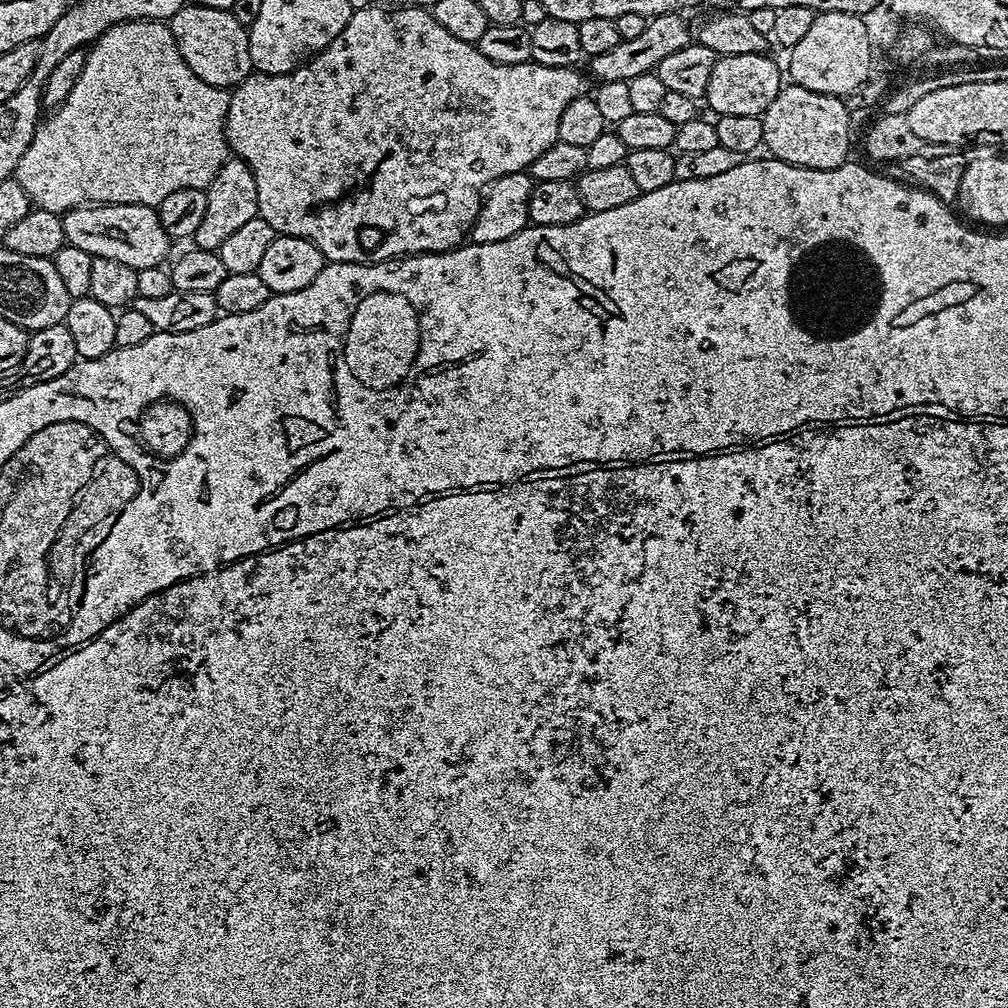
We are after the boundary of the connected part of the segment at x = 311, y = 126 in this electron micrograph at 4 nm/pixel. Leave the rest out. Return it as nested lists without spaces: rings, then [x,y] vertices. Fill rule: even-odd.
[[[373,6],[371,8],[358,8],[353,11],[350,22],[346,22],[342,34],[338,34],[338,38],[334,38],[334,42],[327,44],[322,51],[316,53],[315,56],[301,64],[300,67],[294,69],[293,72],[278,74],[277,76],[249,74],[243,82],[231,89],[228,97],[228,117],[224,123],[224,134],[228,138],[229,149],[231,149],[239,159],[244,160],[246,166],[250,166],[250,170],[254,174],[254,186],[258,186],[259,216],[266,222],[270,222],[270,226],[277,234],[306,238],[314,246],[318,246],[318,250],[324,256],[325,261],[335,262],[337,264],[379,264],[393,258],[403,258],[409,254],[419,254],[421,252],[447,252],[448,249],[457,247],[457,245],[465,239],[469,229],[471,229],[473,222],[476,220],[478,210],[480,209],[482,193],[485,191],[486,186],[491,184],[492,181],[496,180],[499,176],[505,176],[511,172],[525,171],[532,165],[534,158],[538,158],[538,154],[542,154],[542,150],[546,150],[551,144],[559,140],[558,118],[562,118],[562,110],[564,110],[574,98],[583,96],[589,91],[588,84],[584,81],[584,76],[579,72],[580,70],[581,69],[576,66],[555,68],[554,66],[542,66],[535,62],[515,64],[514,66],[490,62],[490,58],[486,58],[486,54],[479,52],[475,44],[462,42],[462,38],[454,38],[454,34],[450,34],[450,30],[446,30],[443,26],[438,26],[438,22],[432,17],[432,13],[427,7],[388,9]]]

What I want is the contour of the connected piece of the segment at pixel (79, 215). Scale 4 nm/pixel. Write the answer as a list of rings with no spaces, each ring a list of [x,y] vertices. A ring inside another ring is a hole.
[[[98,204],[71,208],[69,212],[63,213],[62,219],[65,241],[78,246],[78,250],[86,250],[86,254],[93,257],[114,258],[114,262],[126,262],[126,266],[137,270],[161,266],[169,259],[170,237],[162,226],[159,211],[150,206]]]

